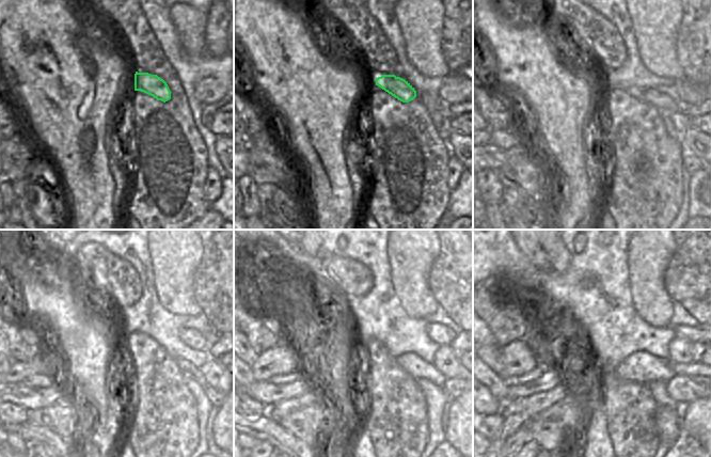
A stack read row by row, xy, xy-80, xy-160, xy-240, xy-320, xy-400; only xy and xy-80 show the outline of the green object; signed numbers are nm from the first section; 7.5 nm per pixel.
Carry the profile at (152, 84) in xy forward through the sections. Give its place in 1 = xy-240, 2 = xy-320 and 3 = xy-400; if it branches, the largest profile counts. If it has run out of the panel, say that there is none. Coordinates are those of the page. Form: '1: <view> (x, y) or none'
1: xy-240 (192, 339)
2: xy-320 (442, 335)
3: xy-400 (690, 333)

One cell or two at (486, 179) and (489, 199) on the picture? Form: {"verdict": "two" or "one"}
{"verdict": "one"}

